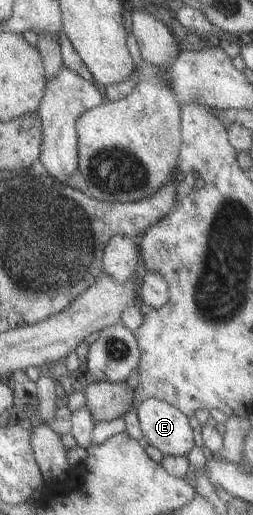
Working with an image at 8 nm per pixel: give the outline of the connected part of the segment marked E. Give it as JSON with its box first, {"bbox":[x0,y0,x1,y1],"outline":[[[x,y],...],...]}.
{"bbox":[136,398,194,456],"outline":[[[146,398],[136,404],[141,434],[163,456],[187,456],[194,448],[194,430],[188,416],[165,401]]]}

